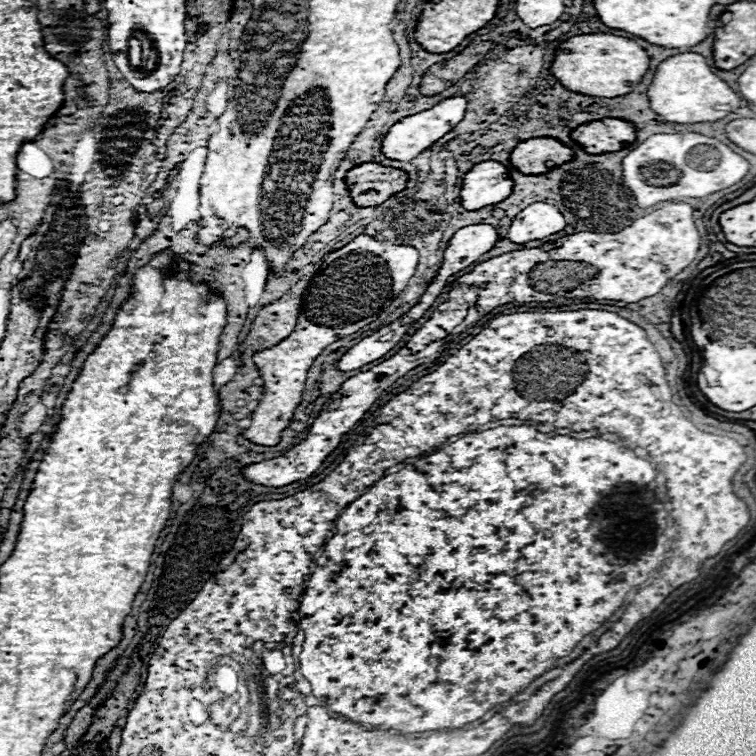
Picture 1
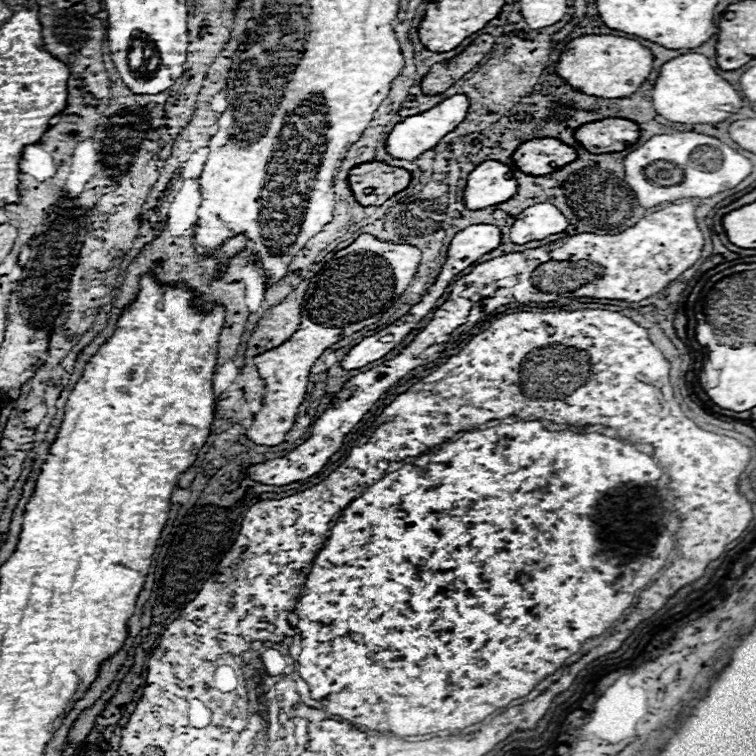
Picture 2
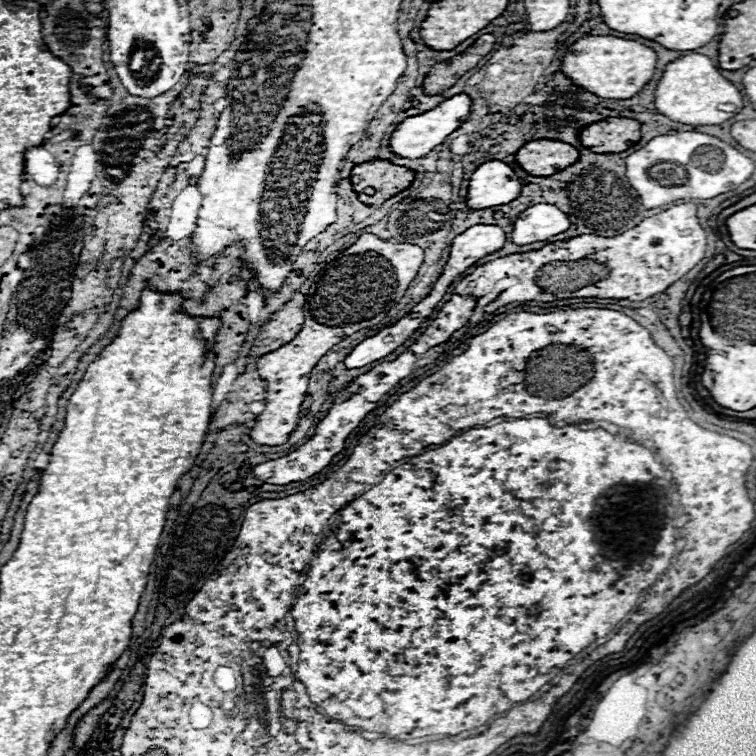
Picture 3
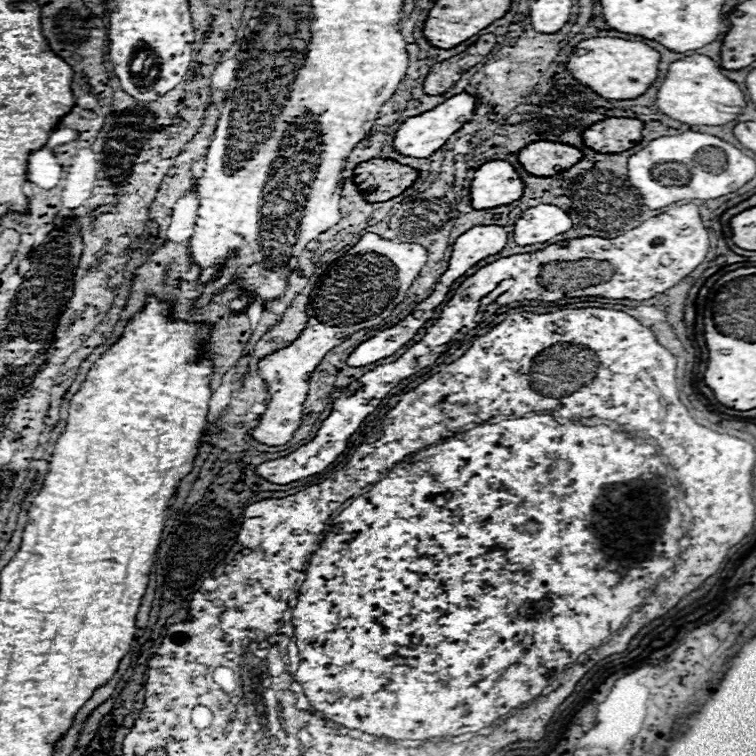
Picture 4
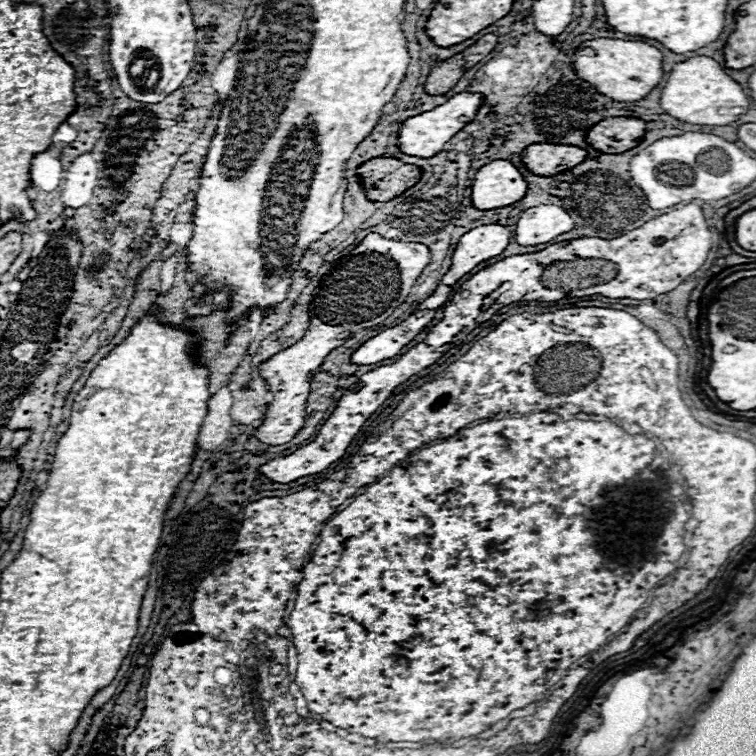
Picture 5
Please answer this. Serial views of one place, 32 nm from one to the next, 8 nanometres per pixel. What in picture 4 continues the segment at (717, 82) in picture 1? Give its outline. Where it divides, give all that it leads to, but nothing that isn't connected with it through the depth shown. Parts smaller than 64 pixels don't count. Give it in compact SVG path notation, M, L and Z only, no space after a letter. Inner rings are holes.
M694 54L668 66L668 72L664 74L664 80L656 94L656 106L666 116L690 126L722 126L742 114L742 110L746 108L746 98L738 84L734 84L720 72L718 62L708 56Z

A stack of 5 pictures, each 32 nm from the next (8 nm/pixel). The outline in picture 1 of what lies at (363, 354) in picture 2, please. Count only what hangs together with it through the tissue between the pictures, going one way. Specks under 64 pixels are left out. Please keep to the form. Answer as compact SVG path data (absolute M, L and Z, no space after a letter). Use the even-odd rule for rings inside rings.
M402 316L388 326L382 326L378 332L362 338L356 346L352 346L336 362L336 368L348 372L348 370L356 370L356 368L362 368L364 364L370 364L370 362L378 360L380 356L384 356L390 348L394 348L402 340L402 336L408 332L412 322L414 322L412 318Z

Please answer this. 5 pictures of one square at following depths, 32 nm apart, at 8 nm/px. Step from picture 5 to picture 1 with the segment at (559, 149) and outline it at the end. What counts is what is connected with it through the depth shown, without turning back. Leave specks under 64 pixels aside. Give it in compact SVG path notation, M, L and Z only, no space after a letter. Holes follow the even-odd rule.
M530 138L520 142L512 154L510 164L522 174L546 174L572 158L572 150L554 138Z

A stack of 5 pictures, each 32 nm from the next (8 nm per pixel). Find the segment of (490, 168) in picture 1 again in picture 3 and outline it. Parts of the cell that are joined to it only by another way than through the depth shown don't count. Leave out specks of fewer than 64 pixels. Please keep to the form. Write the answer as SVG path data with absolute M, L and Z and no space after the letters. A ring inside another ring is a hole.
M490 160L480 164L472 172L466 204L472 210L490 208L512 202L518 194L520 194L520 182L514 170L500 160Z

